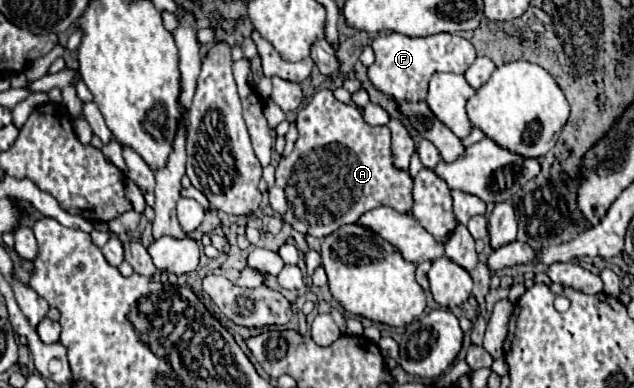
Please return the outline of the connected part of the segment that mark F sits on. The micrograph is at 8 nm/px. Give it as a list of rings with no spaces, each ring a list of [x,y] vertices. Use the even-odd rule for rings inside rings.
[[[388,33],[374,39],[372,49],[376,53],[376,63],[368,67],[368,77],[382,93],[394,99],[424,101],[428,93],[428,81],[436,71],[464,73],[476,59],[476,51],[470,41],[452,33],[438,33],[430,37],[406,37],[400,33]]]

